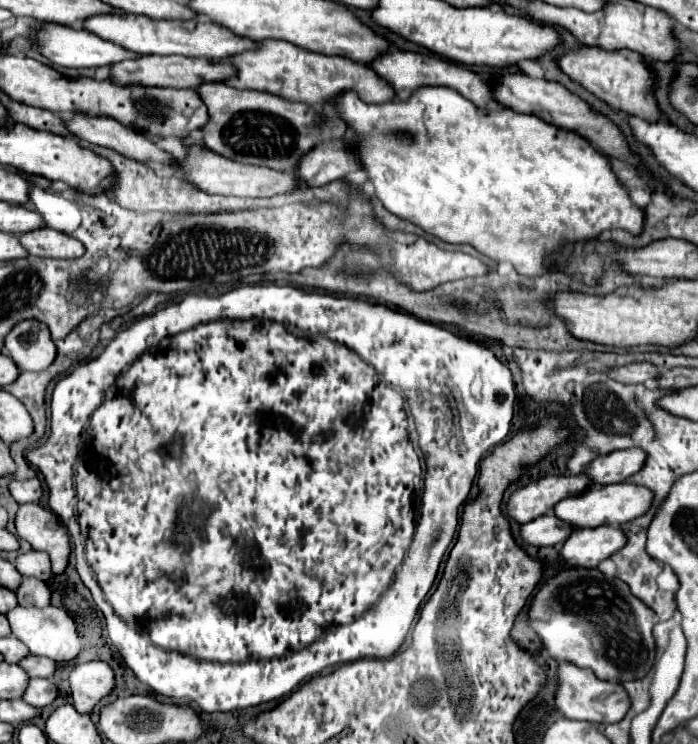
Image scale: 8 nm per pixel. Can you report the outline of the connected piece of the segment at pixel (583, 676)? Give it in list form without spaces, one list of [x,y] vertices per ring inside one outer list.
[[[562,662],[562,664],[558,664],[556,680],[558,680],[556,692],[554,692],[556,708],[570,720],[586,720],[586,722],[594,722],[594,724],[612,724],[612,722],[622,720],[630,708],[628,694],[624,692],[622,686],[618,686],[618,682],[600,680],[590,670],[582,670],[574,664]]]

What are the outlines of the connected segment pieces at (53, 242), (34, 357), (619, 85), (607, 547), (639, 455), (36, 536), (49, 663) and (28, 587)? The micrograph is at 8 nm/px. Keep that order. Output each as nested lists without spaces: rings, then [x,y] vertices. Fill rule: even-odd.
[[[48,226],[34,232],[20,234],[20,244],[28,250],[28,254],[34,254],[34,256],[78,258],[84,254],[84,246],[80,240]]]
[[[38,320],[18,322],[4,338],[4,354],[8,354],[18,370],[42,372],[56,358],[56,346],[46,324]]]
[[[580,46],[574,50],[566,50],[556,58],[556,64],[564,74],[568,74],[574,82],[582,84],[586,90],[596,94],[600,100],[610,104],[616,110],[626,114],[640,116],[644,120],[662,120],[664,116],[658,110],[658,104],[652,96],[652,80],[646,66],[646,60],[632,50],[602,50],[596,46]]]
[[[616,526],[578,528],[560,546],[558,554],[570,566],[596,568],[600,560],[610,558],[610,554],[620,550],[624,544],[626,544],[626,536]]]
[[[630,448],[630,450],[618,450],[610,452],[606,456],[594,458],[586,468],[584,474],[590,478],[590,484],[594,486],[606,486],[624,482],[632,476],[632,472],[638,472],[646,460],[644,450]]]
[[[22,504],[16,512],[14,524],[18,538],[30,542],[34,550],[44,550],[50,556],[52,572],[62,574],[68,564],[70,538],[60,518],[40,504]]]
[[[26,656],[22,658],[22,662],[18,662],[20,668],[24,668],[28,672],[28,676],[38,676],[38,678],[50,678],[56,670],[56,662],[50,658],[42,658],[42,656]]]
[[[24,578],[22,584],[14,590],[20,606],[38,606],[44,608],[50,604],[50,590],[42,580]]]

